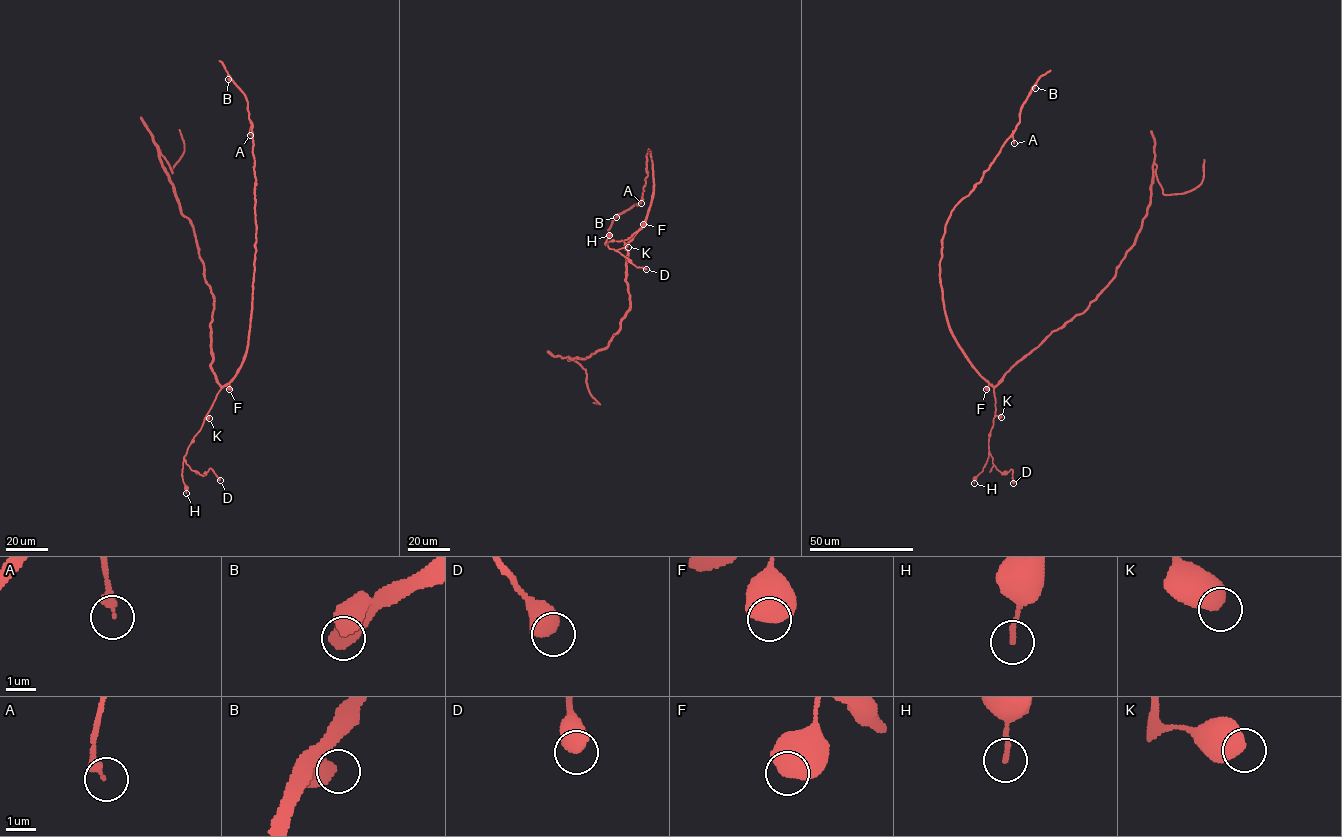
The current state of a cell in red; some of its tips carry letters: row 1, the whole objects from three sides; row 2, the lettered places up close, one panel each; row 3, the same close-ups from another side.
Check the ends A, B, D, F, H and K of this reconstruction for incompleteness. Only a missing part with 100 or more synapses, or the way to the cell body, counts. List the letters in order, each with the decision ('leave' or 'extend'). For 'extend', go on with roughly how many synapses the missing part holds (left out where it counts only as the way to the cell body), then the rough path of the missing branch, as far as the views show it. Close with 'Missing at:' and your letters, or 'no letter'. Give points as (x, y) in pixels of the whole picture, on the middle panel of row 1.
A: leave
B: leave
D: leave
F: leave
H: leave
K: leave
Missing at: no letter

